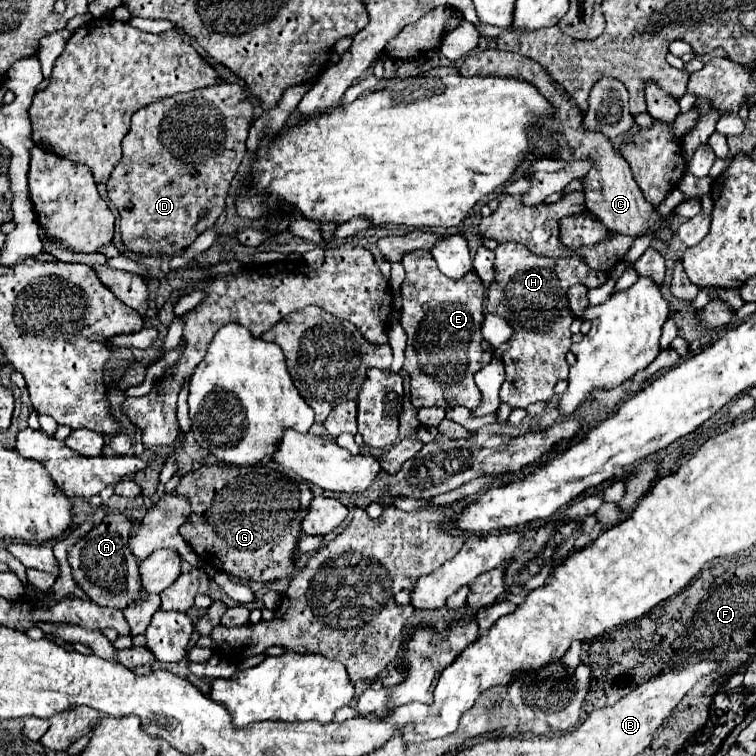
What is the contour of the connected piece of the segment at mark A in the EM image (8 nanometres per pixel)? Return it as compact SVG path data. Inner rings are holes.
M121 513L105 515L103 523L83 535L67 553L75 583L85 593L85 597L89 597L97 605L125 609L133 599L139 597L139 563L129 549L131 527L133 523Z

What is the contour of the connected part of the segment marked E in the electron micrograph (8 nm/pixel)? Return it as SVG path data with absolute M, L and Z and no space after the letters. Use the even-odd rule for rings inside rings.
M411 251L403 255L405 281L401 285L401 327L407 331L407 349L403 369L411 377L411 403L423 407L463 405L477 409L483 401L473 375L493 359L493 349L481 337L483 321L483 283L469 271L463 279L443 275L429 251Z

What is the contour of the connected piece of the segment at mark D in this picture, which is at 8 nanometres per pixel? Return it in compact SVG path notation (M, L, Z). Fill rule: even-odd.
M219 81L211 87L163 97L135 113L131 131L123 139L123 159L107 181L107 193L119 209L121 237L127 249L147 255L179 253L223 213L231 181L245 157L245 139L253 119L253 105L239 85Z

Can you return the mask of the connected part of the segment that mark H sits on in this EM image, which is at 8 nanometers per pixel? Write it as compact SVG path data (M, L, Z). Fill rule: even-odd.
M501 243L495 249L495 281L489 283L487 291L487 311L493 315L503 317L513 327L513 337L507 341L507 349L503 351L503 365L505 365L505 383L501 385L499 399L501 403L507 403L511 409L525 409L527 405L535 401L551 399L553 387L559 379L567 379L569 365L565 361L565 355L571 347L571 323L573 313L569 309L567 301L567 289L575 283L583 283L587 287L599 287L605 283L607 273L593 271L581 257L567 257L567 259L551 259L551 257L537 257L531 255L527 247L521 247L521 243Z

